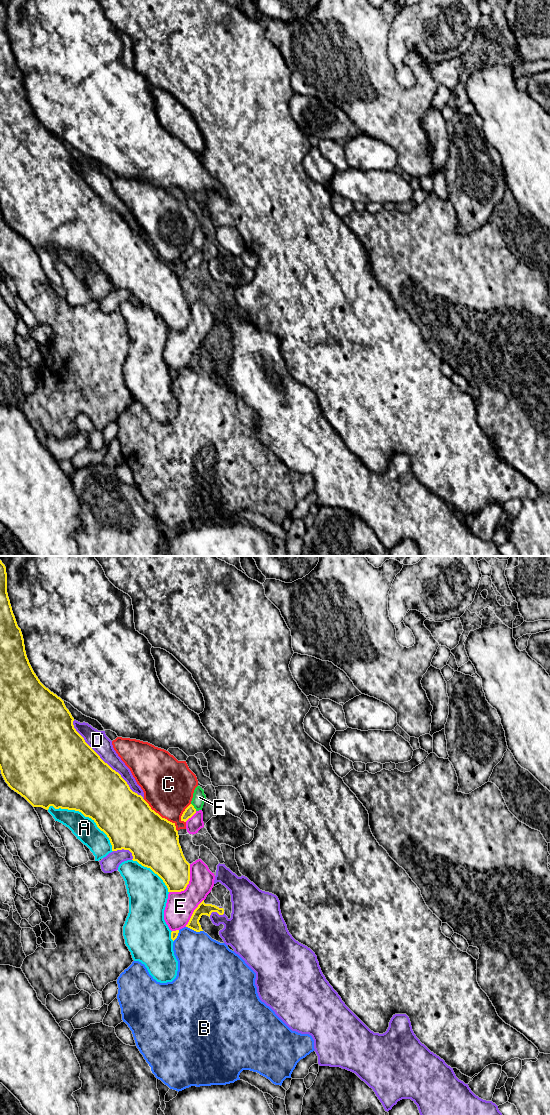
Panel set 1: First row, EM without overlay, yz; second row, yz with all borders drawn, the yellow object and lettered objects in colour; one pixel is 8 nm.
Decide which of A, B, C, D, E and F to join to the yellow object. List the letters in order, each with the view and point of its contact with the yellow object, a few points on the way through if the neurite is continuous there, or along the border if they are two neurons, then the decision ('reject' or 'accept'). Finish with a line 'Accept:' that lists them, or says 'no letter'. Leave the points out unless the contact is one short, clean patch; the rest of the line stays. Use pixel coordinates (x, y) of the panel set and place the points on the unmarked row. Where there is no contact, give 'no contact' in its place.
A: meets yellow in yz at (86, 256); reject
B: meets yellow in yz at (194, 370); reject
C: meets yellow in yz at (161, 257); reject
D: meets yellow in yz at (104, 202); reject
E: meets yellow in yz at (188, 323); reject
F: meets yellow in yz at (193, 247); runs through yz (190, 250), (193, 247), (199, 237); accept
Accept: F

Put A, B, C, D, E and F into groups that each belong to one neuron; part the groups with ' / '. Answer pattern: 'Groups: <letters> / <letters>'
Groups: A / B / C / D / E / F

